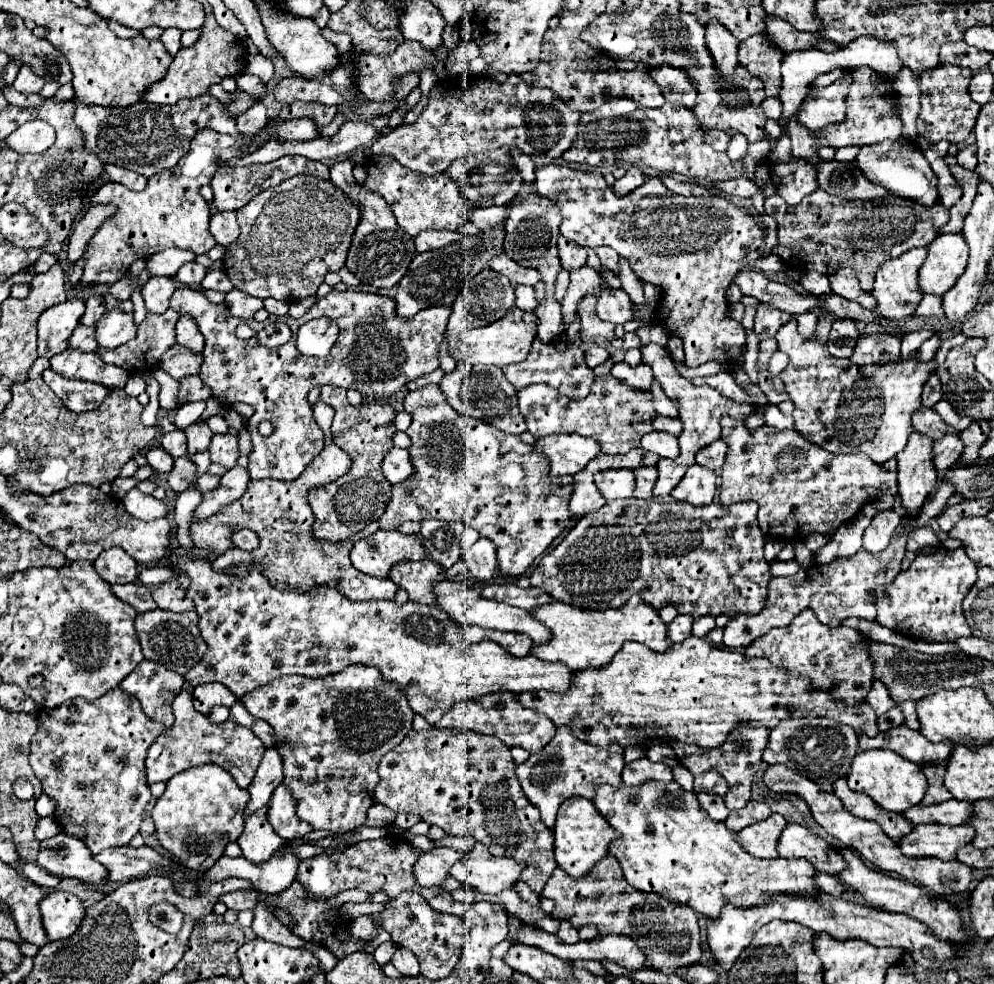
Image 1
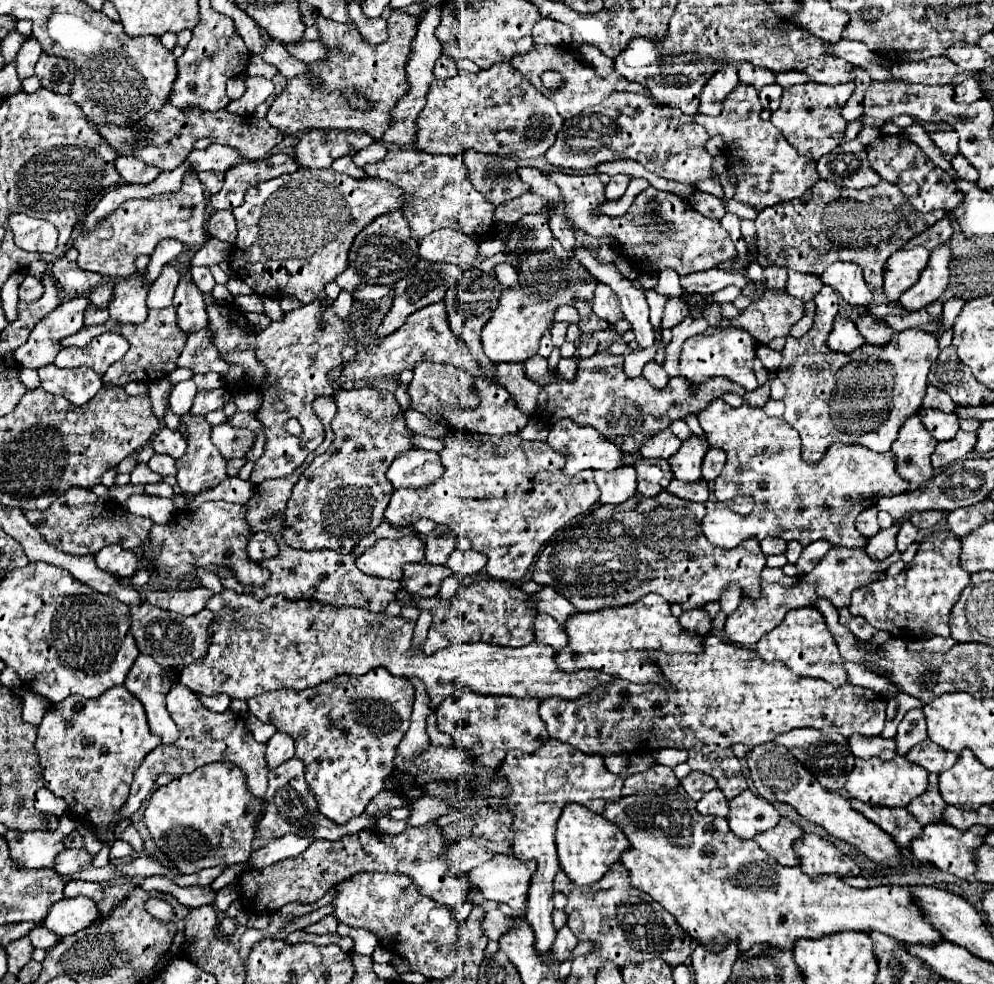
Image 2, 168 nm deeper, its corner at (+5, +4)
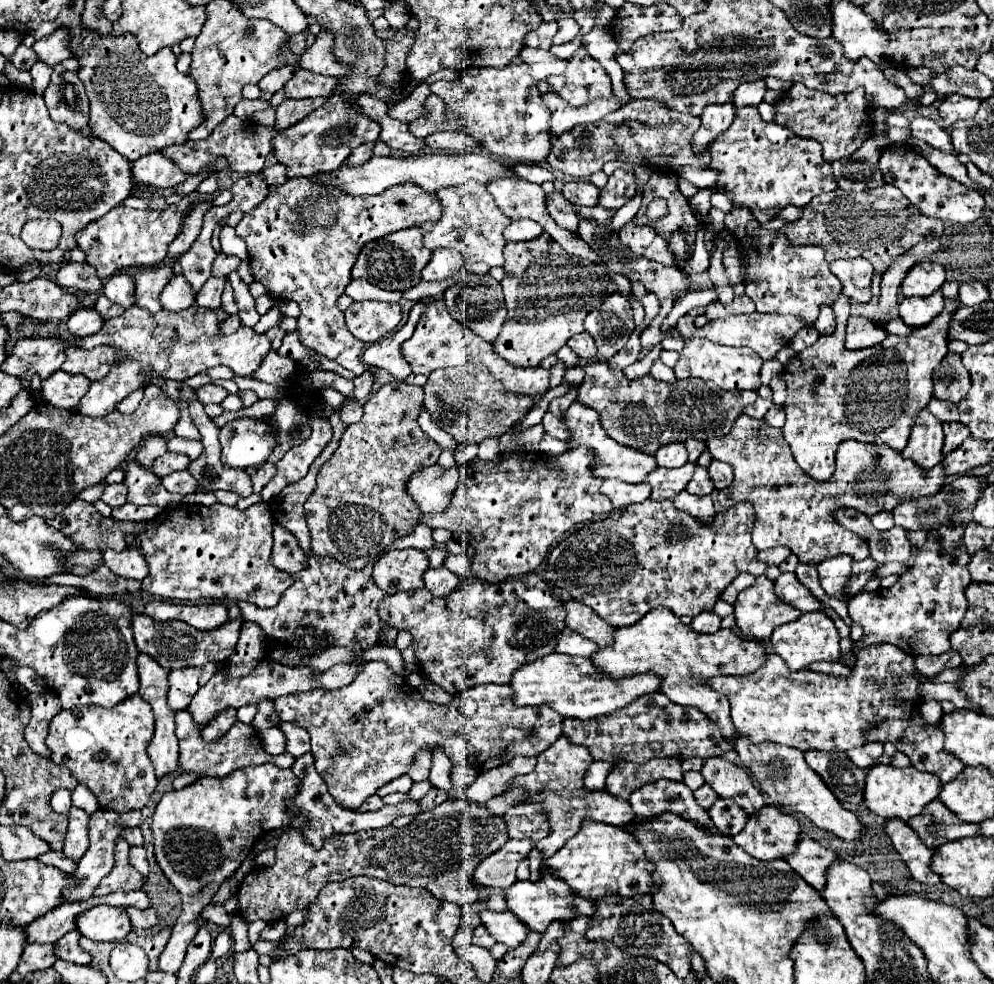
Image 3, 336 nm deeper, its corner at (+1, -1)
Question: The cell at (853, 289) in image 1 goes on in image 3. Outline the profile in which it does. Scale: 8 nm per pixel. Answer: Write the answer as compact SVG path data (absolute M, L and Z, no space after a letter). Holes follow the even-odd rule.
M866 258L836 260L830 264L830 272L842 282L844 294L856 302L868 302L872 298L870 282L874 268Z

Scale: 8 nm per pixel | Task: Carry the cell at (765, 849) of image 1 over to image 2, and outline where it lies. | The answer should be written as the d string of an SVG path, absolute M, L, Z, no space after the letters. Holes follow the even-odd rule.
M782 817L780 823L774 829L754 835L754 841L770 857L774 857L780 865L798 865L798 859L796 859L796 855L792 851L792 843L800 835L802 835L802 829L796 823L792 823L790 819Z

